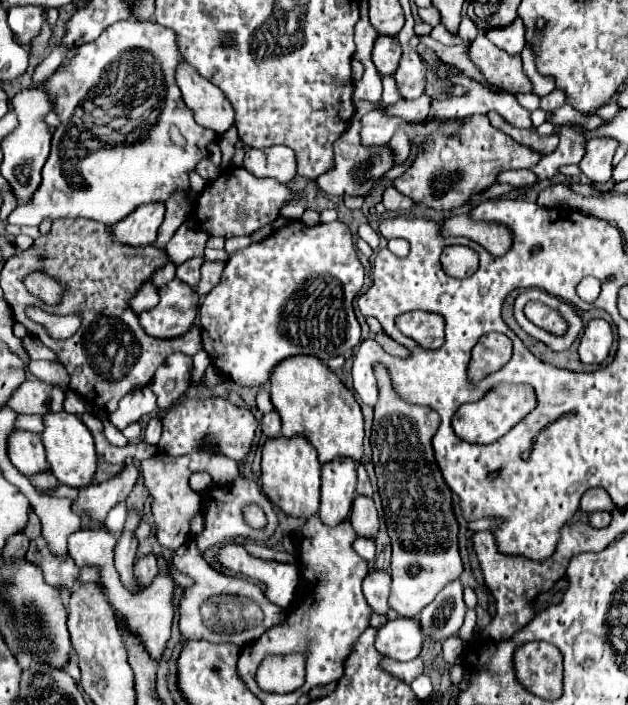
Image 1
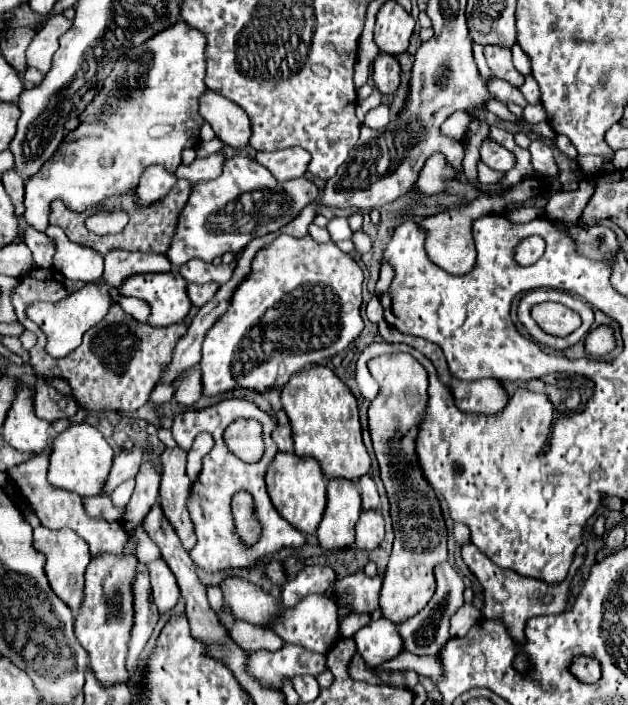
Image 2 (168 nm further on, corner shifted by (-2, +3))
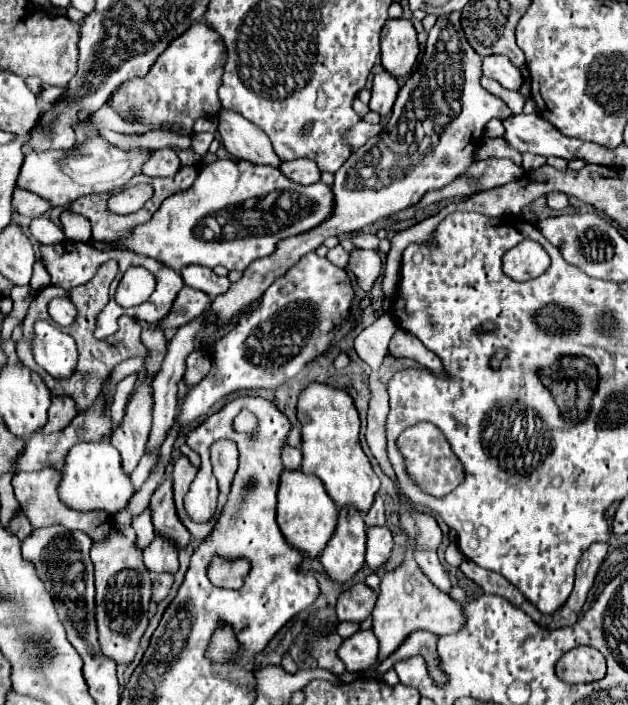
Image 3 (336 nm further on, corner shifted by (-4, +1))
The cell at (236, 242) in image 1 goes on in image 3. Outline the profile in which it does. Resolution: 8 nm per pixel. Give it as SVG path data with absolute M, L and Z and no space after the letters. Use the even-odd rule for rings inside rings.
M187 265L187 267L181 269L179 273L181 273L185 285L207 293L211 299L215 299L217 295L223 295L223 293L229 289L229 279L215 275L215 273L213 273L211 269L207 269L207 267Z

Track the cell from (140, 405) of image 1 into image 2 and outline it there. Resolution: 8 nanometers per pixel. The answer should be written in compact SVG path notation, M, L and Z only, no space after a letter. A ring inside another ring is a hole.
M175 383L171 385L158 385L153 389L153 393L149 395L149 401L153 403L163 404L169 402L175 393Z

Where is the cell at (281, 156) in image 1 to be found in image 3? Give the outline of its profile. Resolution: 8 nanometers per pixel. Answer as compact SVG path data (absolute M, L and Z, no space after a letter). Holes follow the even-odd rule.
M295 159L295 161L283 163L281 173L301 185L313 185L321 177L321 171L317 169L315 161L309 161L309 159Z

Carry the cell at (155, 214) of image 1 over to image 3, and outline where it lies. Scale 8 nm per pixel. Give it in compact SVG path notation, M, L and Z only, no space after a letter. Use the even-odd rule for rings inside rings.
M173 147L153 149L149 161L143 165L143 175L157 175L157 177L171 177L179 171L181 163Z

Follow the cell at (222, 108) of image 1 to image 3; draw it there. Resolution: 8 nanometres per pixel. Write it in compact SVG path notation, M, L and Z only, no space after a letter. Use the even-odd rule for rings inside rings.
M221 109L219 115L221 141L233 157L255 165L281 167L283 161L277 157L277 153L273 153L269 137L257 125L229 109Z

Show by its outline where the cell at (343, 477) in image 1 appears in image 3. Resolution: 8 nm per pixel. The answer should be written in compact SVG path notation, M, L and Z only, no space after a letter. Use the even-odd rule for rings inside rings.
M355 509L339 511L339 523L333 539L329 541L329 547L321 555L321 563L325 567L325 573L337 581L347 583L355 577L357 571L365 565L365 523L361 513Z

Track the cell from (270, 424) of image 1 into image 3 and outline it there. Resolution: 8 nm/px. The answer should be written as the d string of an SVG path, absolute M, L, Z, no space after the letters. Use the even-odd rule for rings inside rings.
M285 445L285 449L283 449L283 465L285 465L285 469L297 471L301 467L301 461L303 461L301 449L293 449L293 447Z

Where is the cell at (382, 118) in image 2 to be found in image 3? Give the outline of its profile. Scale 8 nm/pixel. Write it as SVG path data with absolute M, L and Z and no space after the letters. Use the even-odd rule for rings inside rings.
M359 121L357 125L353 125L353 129L349 129L349 133L345 133L345 145L349 145L355 151L361 145L365 145L367 139L379 135L379 131L381 131L381 125L371 125L371 123Z

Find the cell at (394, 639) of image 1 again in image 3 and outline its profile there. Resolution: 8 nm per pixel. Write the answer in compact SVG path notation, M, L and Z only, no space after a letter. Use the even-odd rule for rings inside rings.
M357 631L355 635L347 637L341 647L337 649L337 657L345 663L345 671L365 671L377 661L379 643L373 631Z

